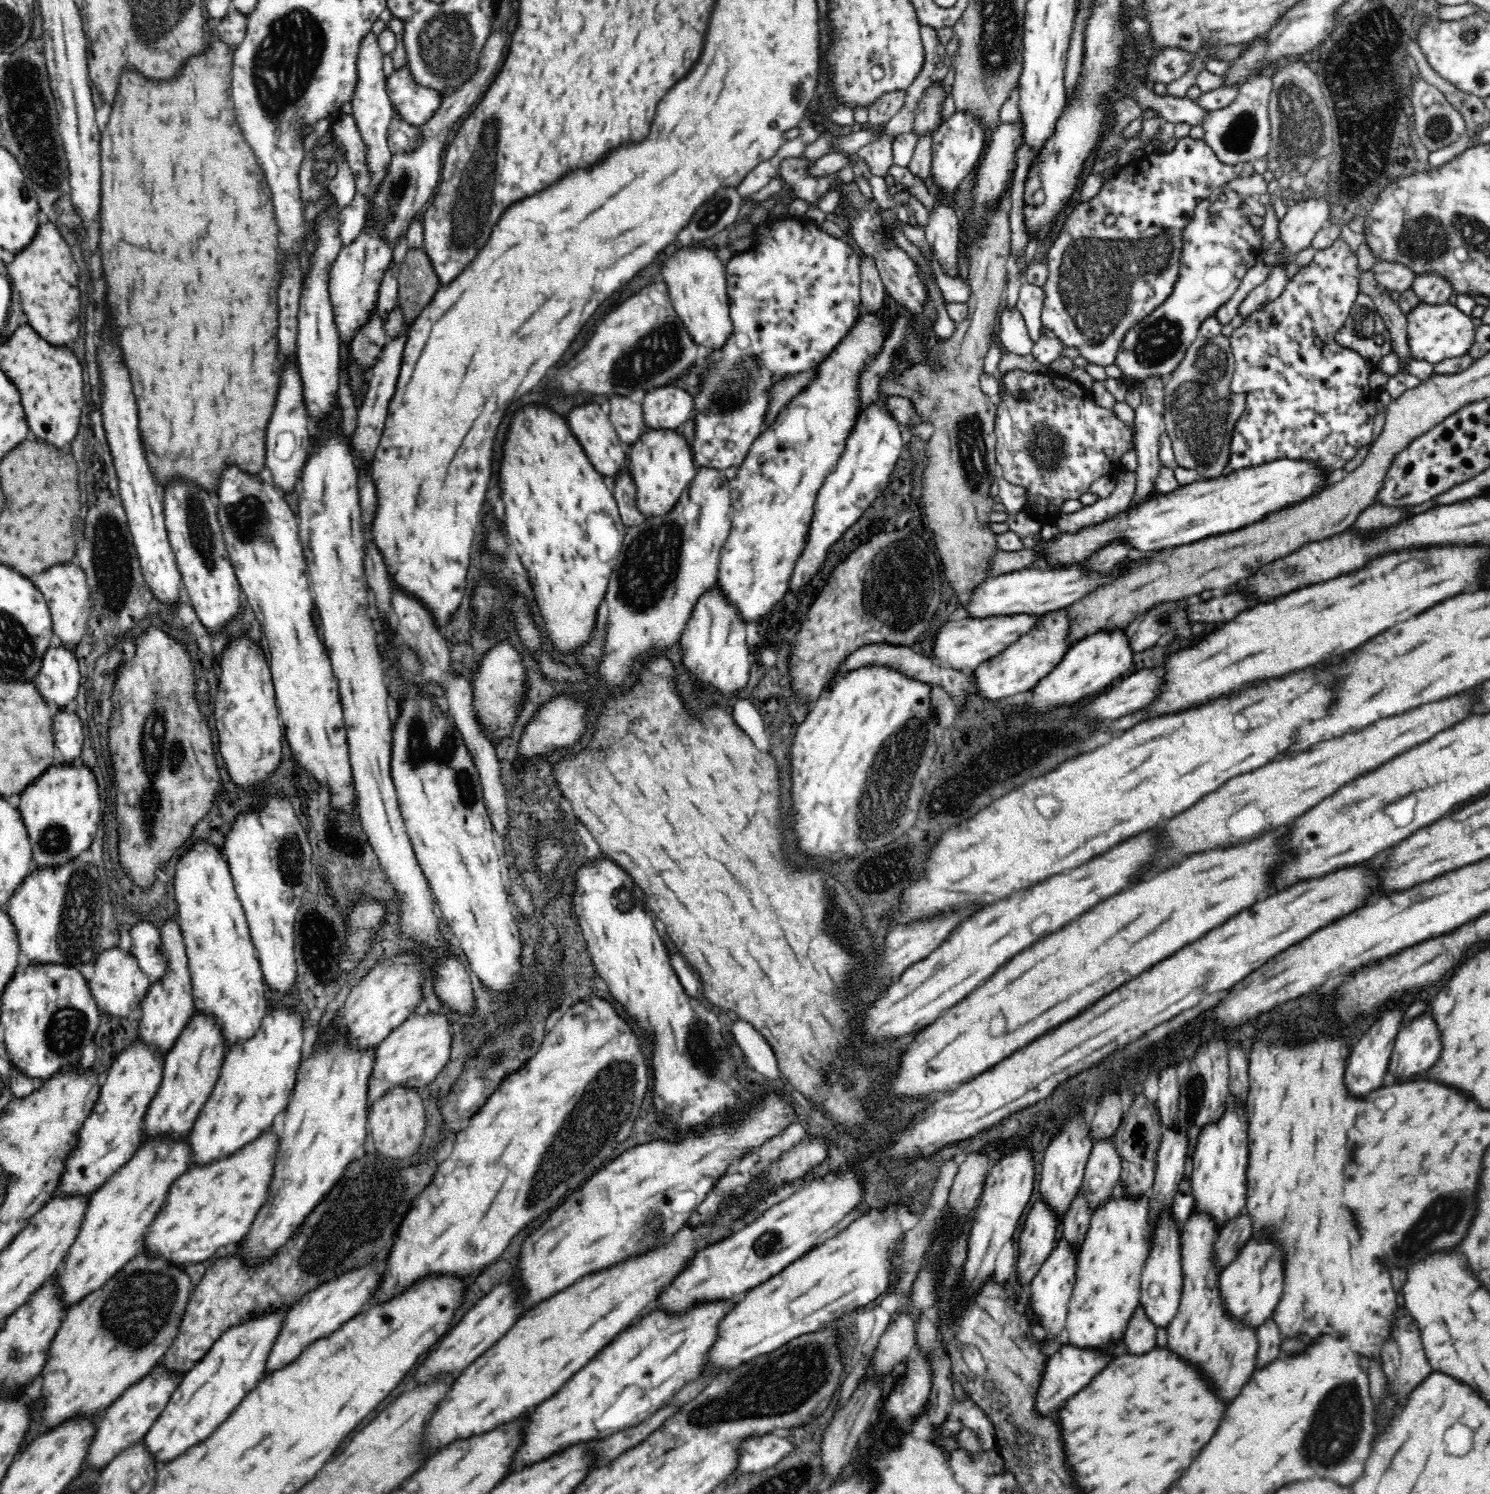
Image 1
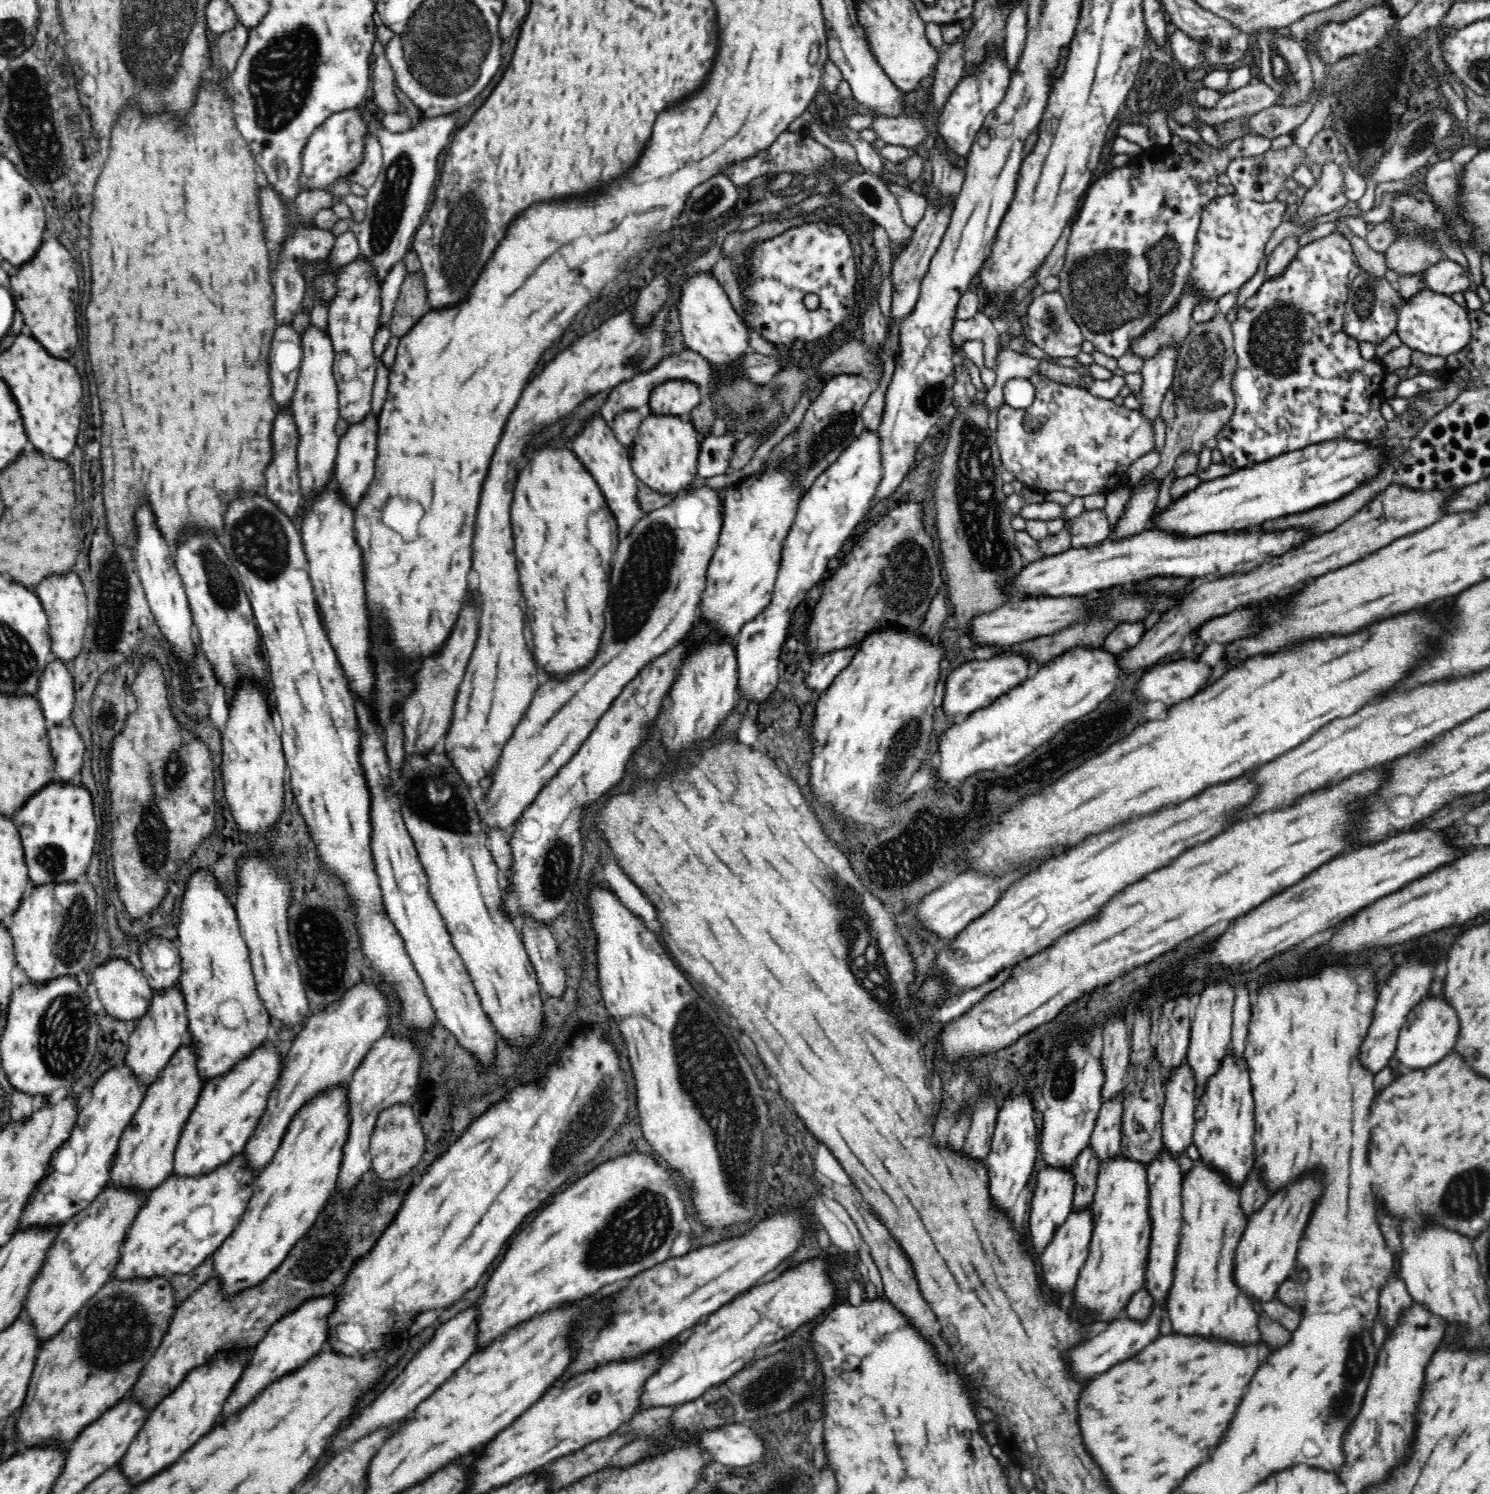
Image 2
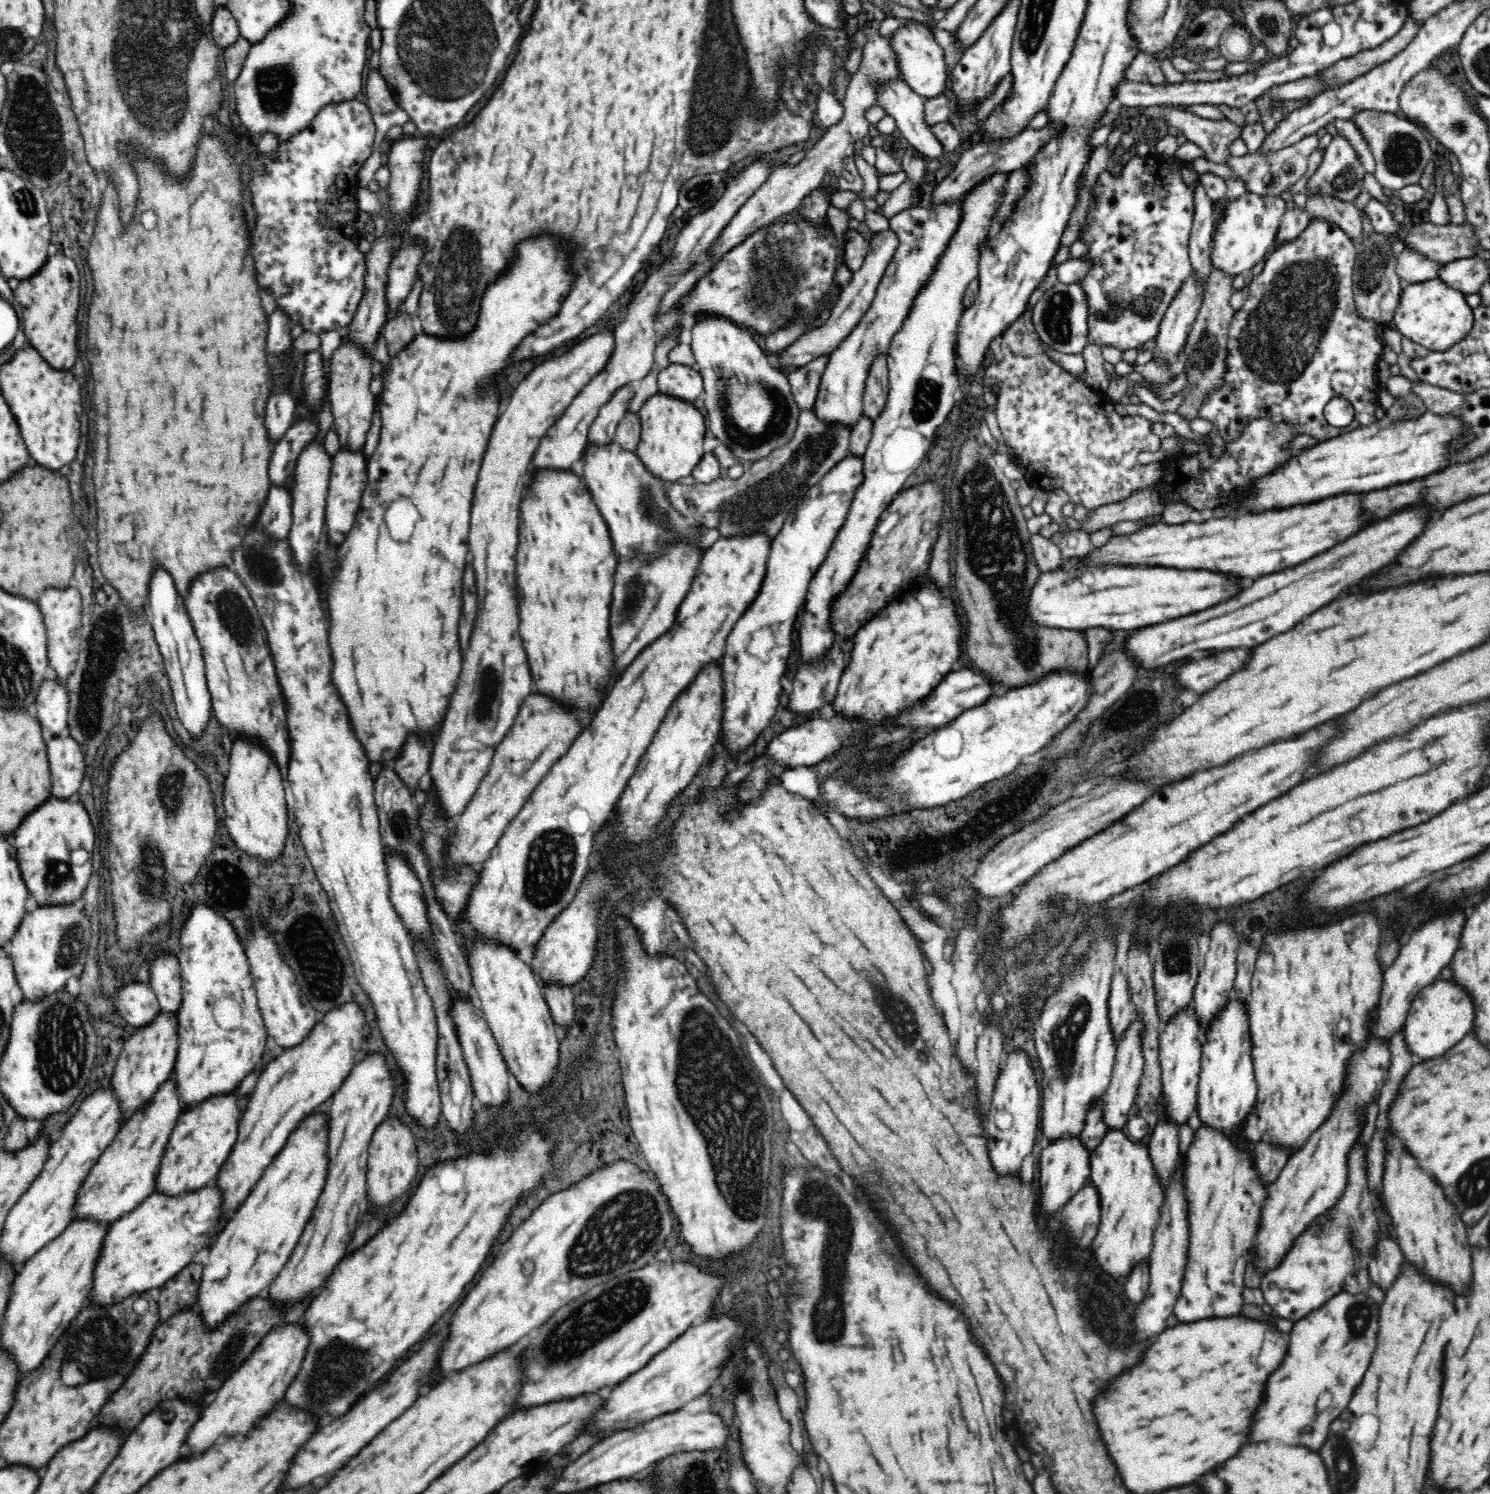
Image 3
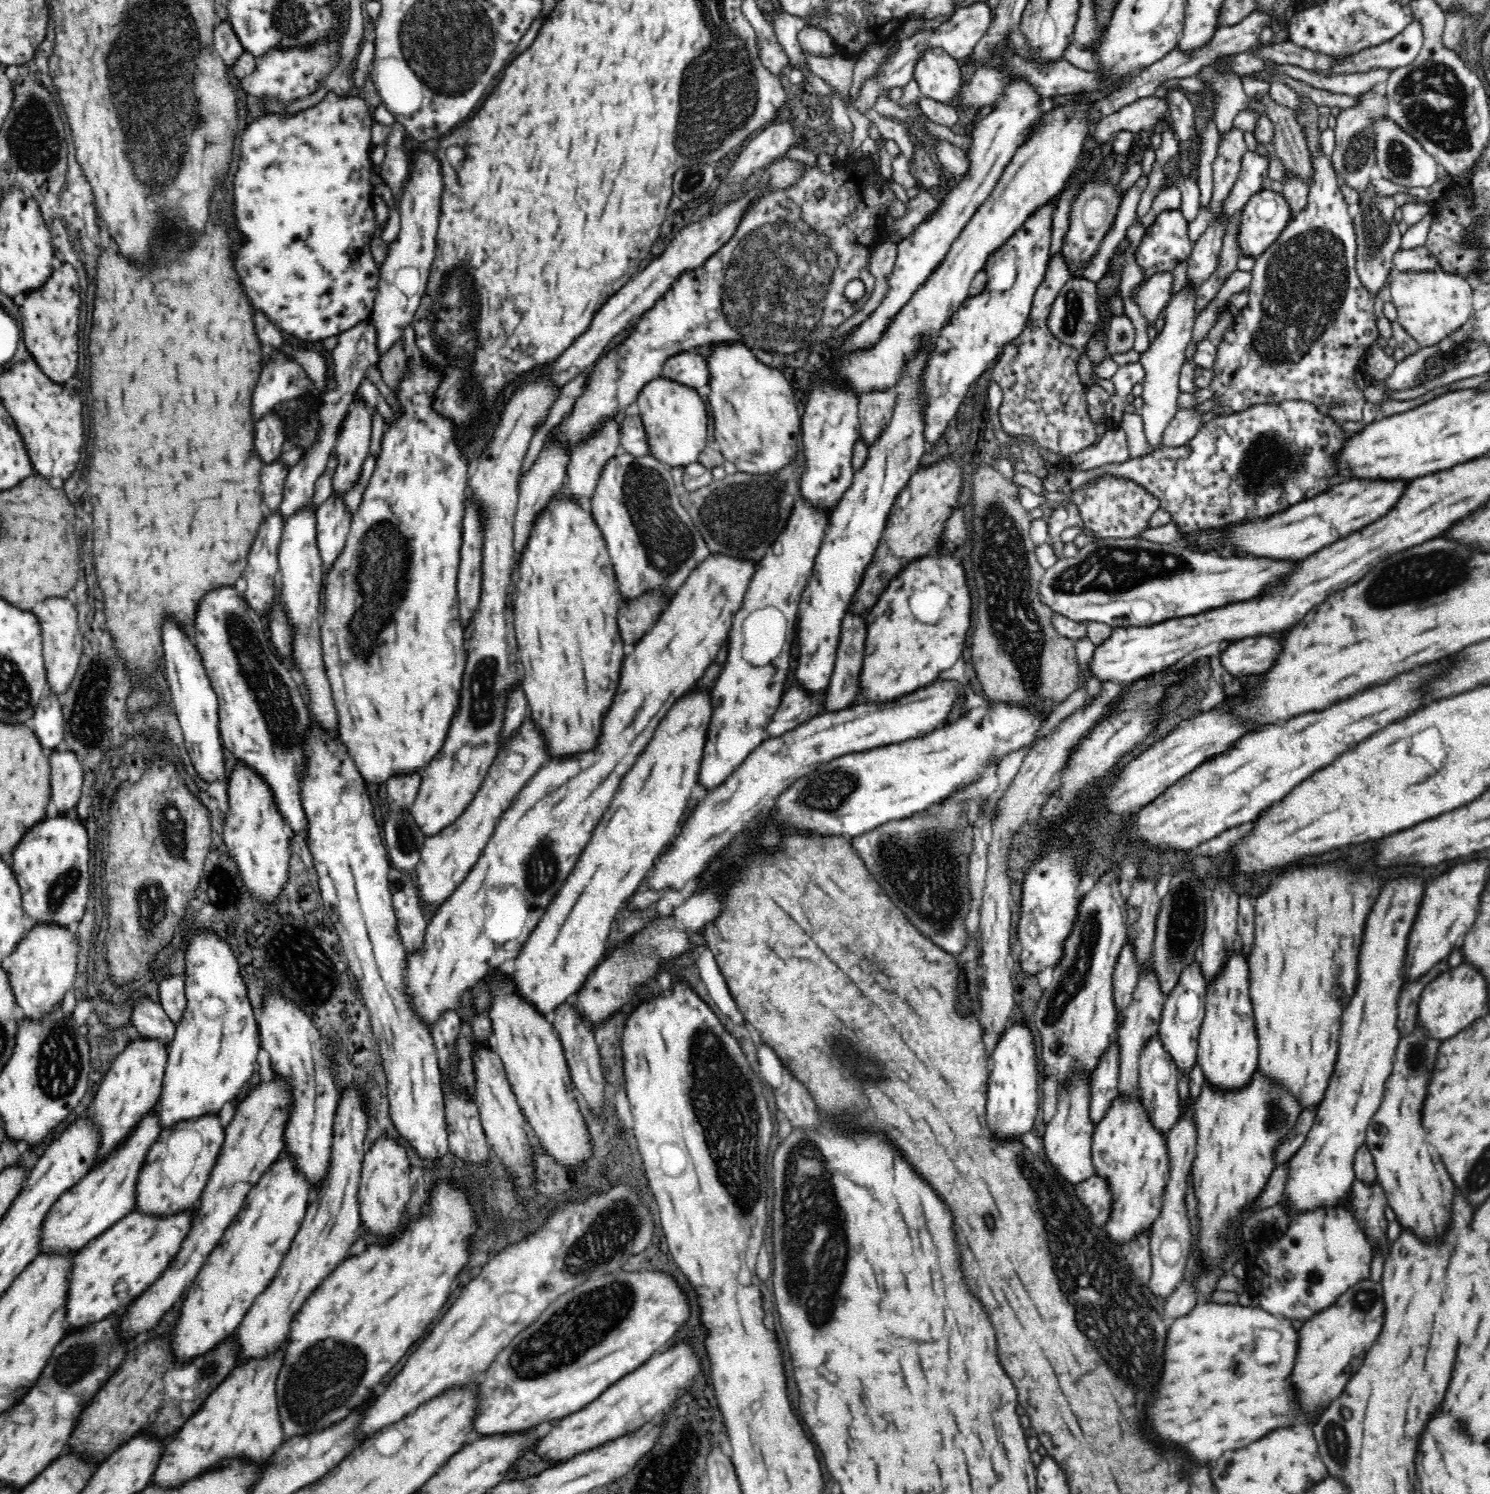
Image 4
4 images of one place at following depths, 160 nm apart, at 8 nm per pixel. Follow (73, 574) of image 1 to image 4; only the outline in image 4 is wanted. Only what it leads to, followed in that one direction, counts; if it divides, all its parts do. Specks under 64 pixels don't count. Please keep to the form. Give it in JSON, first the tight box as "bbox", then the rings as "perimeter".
{"bbox":[31,598,83,695],"perimeter":[[[46,598],[31,610],[37,617],[42,631],[43,659],[47,673],[47,681],[51,690],[60,695],[66,692],[72,682],[80,658],[83,654],[83,633],[80,631],[80,622],[76,606],[66,598]]]}

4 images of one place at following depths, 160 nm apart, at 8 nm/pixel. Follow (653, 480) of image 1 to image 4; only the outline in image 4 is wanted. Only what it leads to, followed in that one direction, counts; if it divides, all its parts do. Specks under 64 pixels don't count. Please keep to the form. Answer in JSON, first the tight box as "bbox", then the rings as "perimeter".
{"bbox":[634,377,708,468],"perimeter":[[[658,377],[644,386],[634,408],[639,409],[645,427],[648,454],[664,465],[670,468],[688,466],[698,461],[698,455],[708,446],[708,410],[696,389]]]}

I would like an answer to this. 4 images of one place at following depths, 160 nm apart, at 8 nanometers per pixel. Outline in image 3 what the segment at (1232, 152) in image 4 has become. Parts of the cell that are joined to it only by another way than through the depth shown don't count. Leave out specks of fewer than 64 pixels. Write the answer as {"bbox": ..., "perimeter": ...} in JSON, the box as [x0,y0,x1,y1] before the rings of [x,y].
{"bbox":[1143,105,1262,164],"perimeter":[[[1158,105],[1155,107],[1146,107],[1143,109],[1143,114],[1148,118],[1149,122],[1156,122],[1158,118],[1164,118],[1172,126],[1180,128],[1186,135],[1187,140],[1191,140],[1204,150],[1206,158],[1214,161],[1216,164],[1225,164],[1229,158],[1228,145],[1232,144],[1236,138],[1239,138],[1244,126],[1253,125],[1254,123],[1262,123],[1262,115],[1256,106],[1250,106],[1245,109],[1244,123],[1238,125],[1230,119],[1205,119],[1195,116],[1190,112],[1183,112],[1178,110],[1175,106]]]}

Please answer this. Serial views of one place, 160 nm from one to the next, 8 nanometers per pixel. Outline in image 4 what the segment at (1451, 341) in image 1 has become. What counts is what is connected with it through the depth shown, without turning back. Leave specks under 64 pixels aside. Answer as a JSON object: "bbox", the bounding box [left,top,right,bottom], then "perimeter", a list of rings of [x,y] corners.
{"bbox":[1389,270,1473,347],"perimeter":[[[1442,270],[1433,273],[1414,274],[1411,272],[1394,272],[1389,282],[1391,301],[1397,307],[1397,322],[1422,347],[1440,345],[1446,338],[1456,334],[1473,315],[1473,284],[1465,277],[1450,274]]]}

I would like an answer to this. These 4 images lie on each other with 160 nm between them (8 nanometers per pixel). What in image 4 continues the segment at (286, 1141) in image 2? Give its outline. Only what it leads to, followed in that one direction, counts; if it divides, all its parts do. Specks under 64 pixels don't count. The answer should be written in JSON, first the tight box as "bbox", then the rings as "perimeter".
{"bbox":[173,1151,313,1361],"perimeter":[[[284,1151],[250,1190],[240,1212],[186,1290],[174,1334],[173,1354],[177,1360],[190,1361],[237,1330],[256,1297],[266,1290],[286,1260],[313,1195],[312,1185],[299,1171],[294,1157]]]}

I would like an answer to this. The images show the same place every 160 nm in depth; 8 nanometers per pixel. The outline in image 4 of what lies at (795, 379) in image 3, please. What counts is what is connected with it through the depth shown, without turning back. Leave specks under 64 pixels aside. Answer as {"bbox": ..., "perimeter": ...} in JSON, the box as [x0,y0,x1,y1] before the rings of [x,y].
{"bbox":[830,242,897,340],"perimeter":[[[892,242],[880,243],[870,254],[868,262],[868,271],[874,277],[874,290],[871,298],[865,300],[865,306],[854,312],[850,318],[846,318],[836,330],[832,330],[830,340],[838,339],[846,335],[853,327],[860,324],[874,309],[876,309],[885,298],[888,288],[887,275],[894,268],[896,260],[897,244]]]}

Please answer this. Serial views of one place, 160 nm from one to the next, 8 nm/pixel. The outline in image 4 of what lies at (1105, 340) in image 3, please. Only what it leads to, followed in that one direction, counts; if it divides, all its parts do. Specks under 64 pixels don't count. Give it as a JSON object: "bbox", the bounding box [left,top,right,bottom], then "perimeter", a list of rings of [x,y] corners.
{"bbox":[1133,209,1192,304],"perimeter":[[[1182,209],[1164,210],[1155,216],[1153,224],[1146,229],[1142,241],[1134,252],[1136,264],[1143,271],[1143,279],[1136,286],[1133,299],[1138,304],[1138,289],[1152,276],[1158,273],[1172,273],[1181,262],[1186,262],[1192,252],[1189,223]]]}

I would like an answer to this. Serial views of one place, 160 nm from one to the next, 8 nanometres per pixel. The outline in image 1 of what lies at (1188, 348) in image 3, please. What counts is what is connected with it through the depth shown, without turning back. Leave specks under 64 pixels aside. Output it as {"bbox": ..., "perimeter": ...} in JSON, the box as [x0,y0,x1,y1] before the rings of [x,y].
{"bbox":[1163,336,1246,480],"perimeter":[[[1198,336],[1178,368],[1164,380],[1163,431],[1172,441],[1178,466],[1196,470],[1199,480],[1222,476],[1229,464],[1233,430],[1246,404],[1245,396],[1231,389],[1234,373],[1229,338]]]}

